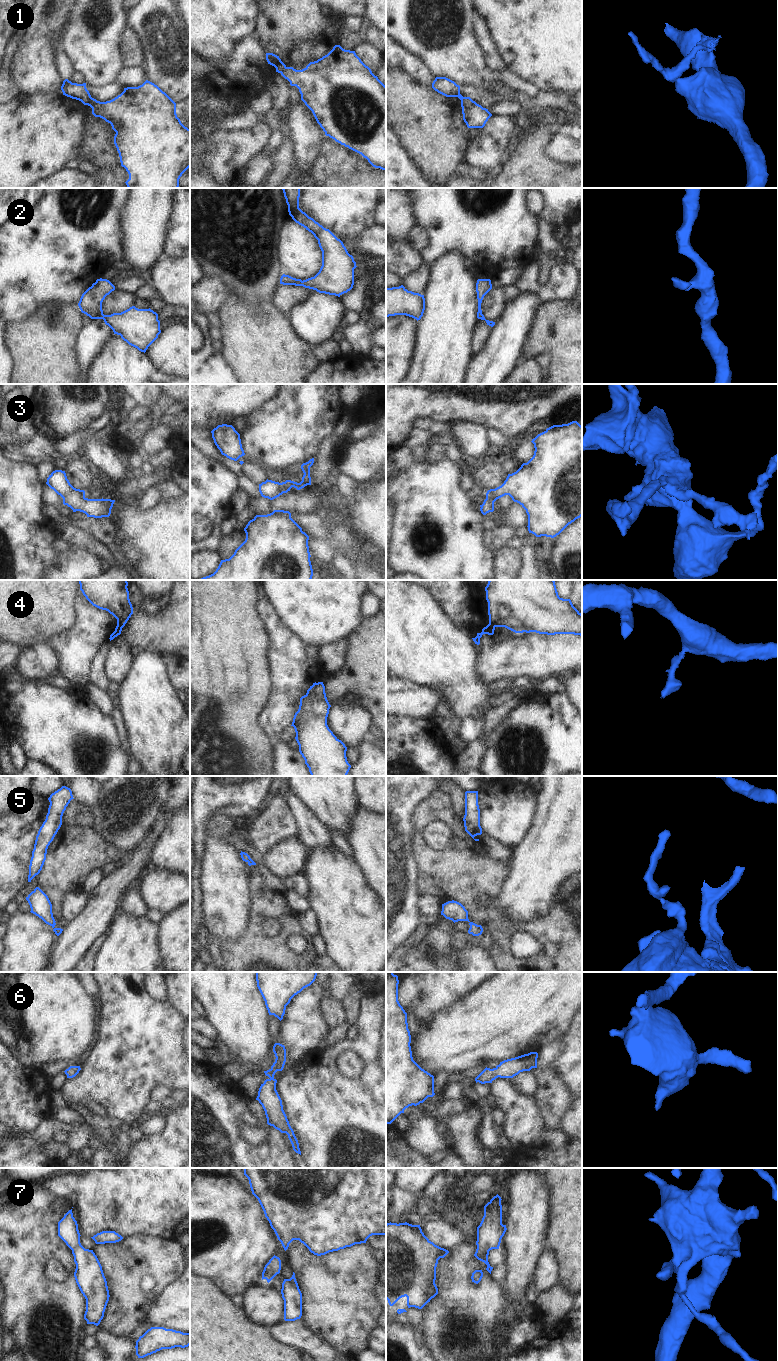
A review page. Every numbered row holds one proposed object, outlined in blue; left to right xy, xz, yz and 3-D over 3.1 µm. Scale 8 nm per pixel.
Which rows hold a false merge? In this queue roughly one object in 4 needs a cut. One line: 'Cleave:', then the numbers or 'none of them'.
Cleave: 1, 4

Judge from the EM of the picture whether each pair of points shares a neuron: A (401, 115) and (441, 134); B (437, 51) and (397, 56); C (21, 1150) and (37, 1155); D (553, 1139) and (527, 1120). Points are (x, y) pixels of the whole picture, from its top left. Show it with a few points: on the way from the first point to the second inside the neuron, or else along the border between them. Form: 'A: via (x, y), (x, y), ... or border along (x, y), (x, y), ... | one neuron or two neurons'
A: via (411, 115), (419, 116), (431, 128) | one neuron
B: border along (396, 42), (416, 56), (428, 69) | two neurons
C: via (25, 1150), (33, 1151) | one neuron
D: border along (545, 1126), (534, 1140), (528, 1144), (522, 1144) | two neurons

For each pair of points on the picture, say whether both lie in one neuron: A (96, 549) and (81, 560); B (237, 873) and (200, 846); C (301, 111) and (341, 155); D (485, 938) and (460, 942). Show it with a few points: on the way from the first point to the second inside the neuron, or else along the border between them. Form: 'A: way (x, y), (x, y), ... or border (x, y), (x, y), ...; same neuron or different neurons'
A: border (70, 543), (85, 548), (90, 553), (101, 558); different neurons
B: border (206, 826), (206, 850), (200, 864); different neurons
C: border (326, 136), (323, 147), (316, 159); different neurons
D: way (479, 940), (466, 941); same neuron

